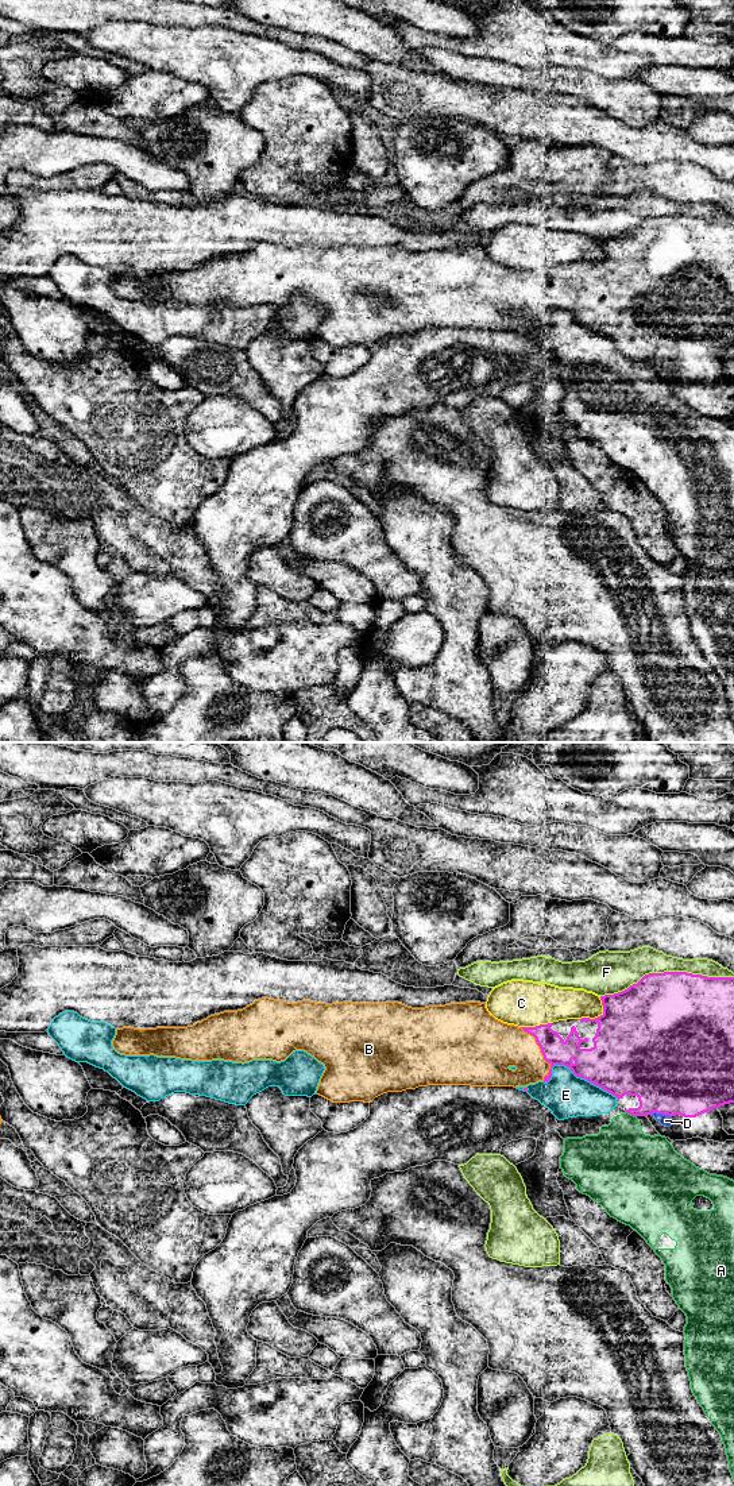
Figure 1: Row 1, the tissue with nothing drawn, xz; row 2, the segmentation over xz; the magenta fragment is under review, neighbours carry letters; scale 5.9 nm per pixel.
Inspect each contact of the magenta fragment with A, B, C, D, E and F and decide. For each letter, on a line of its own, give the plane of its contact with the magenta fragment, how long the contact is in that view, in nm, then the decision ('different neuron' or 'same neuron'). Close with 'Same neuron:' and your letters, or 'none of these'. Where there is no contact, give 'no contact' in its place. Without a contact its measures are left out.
A: meets magenta in xz; contact 70 nm long; different neuron
B: meets magenta in xz; contact 360 nm long; same neuron
C: meets magenta in xz; contact 190 nm long; different neuron
D: meets magenta in xz; contact 140 nm long; different neuron
E: meets magenta in xz; contact 460 nm long; different neuron
F: meets magenta in xz; contact 800 nm long; different neuron
Same neuron: B

